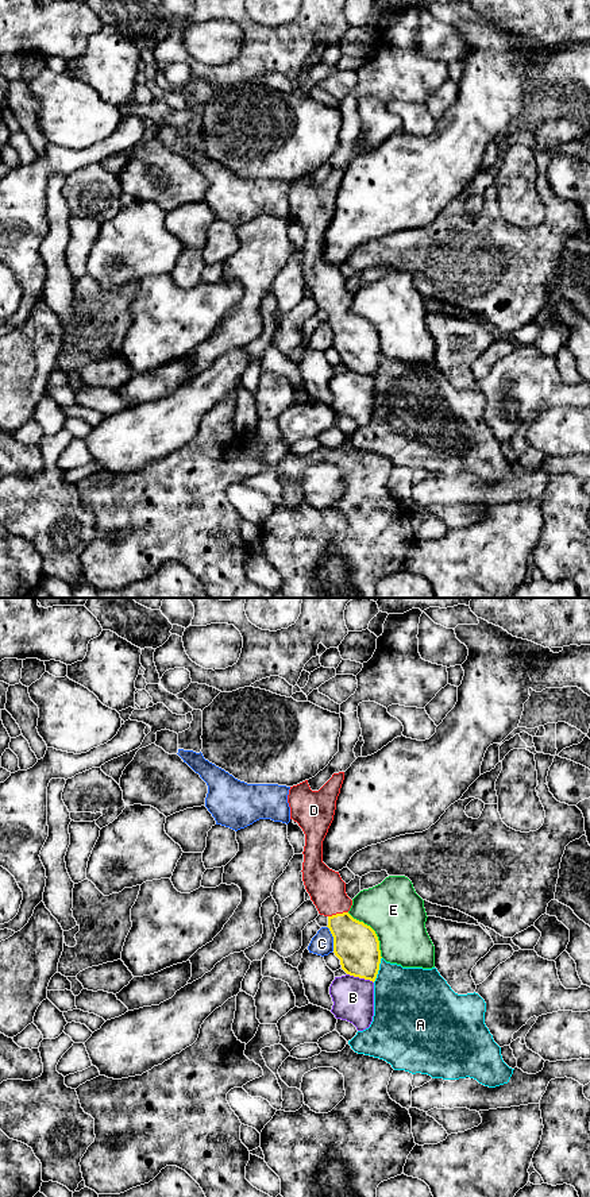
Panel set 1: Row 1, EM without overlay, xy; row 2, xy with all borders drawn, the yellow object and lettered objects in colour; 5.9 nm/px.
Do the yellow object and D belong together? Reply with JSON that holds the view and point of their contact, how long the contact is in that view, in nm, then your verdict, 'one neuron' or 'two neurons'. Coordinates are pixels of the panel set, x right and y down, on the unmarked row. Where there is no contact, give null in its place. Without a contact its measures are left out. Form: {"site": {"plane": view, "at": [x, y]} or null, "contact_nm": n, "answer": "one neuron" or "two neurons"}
{"site": {"plane": "xy", "at": [338, 309]}, "contact_nm": 120, "answer": "one neuron"}

